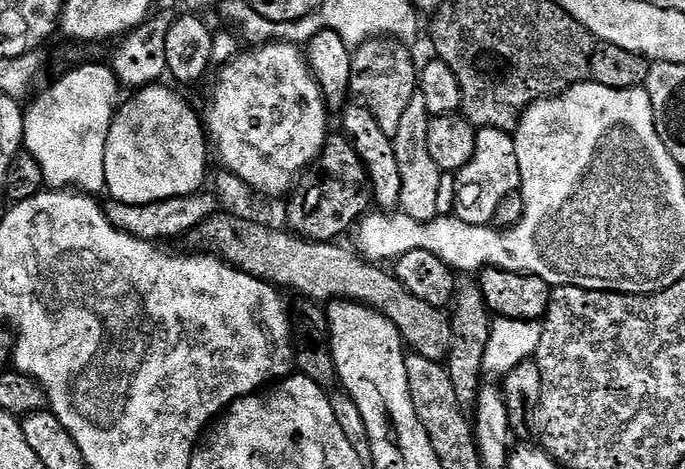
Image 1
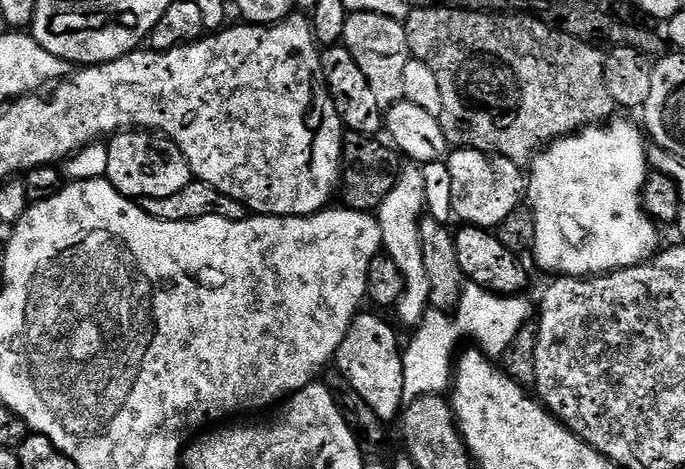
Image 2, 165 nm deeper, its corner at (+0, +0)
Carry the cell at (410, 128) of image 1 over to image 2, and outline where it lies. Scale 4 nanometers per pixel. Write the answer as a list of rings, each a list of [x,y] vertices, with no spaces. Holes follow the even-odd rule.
[[[405,163],[394,182],[394,190],[386,194],[378,209],[378,219],[382,230],[382,248],[389,258],[398,266],[404,279],[404,293],[394,305],[394,312],[400,315],[402,323],[408,330],[415,329],[422,322],[430,305],[430,278],[426,278],[426,265],[422,263],[422,234],[420,217],[426,212],[426,182],[421,165]]]

